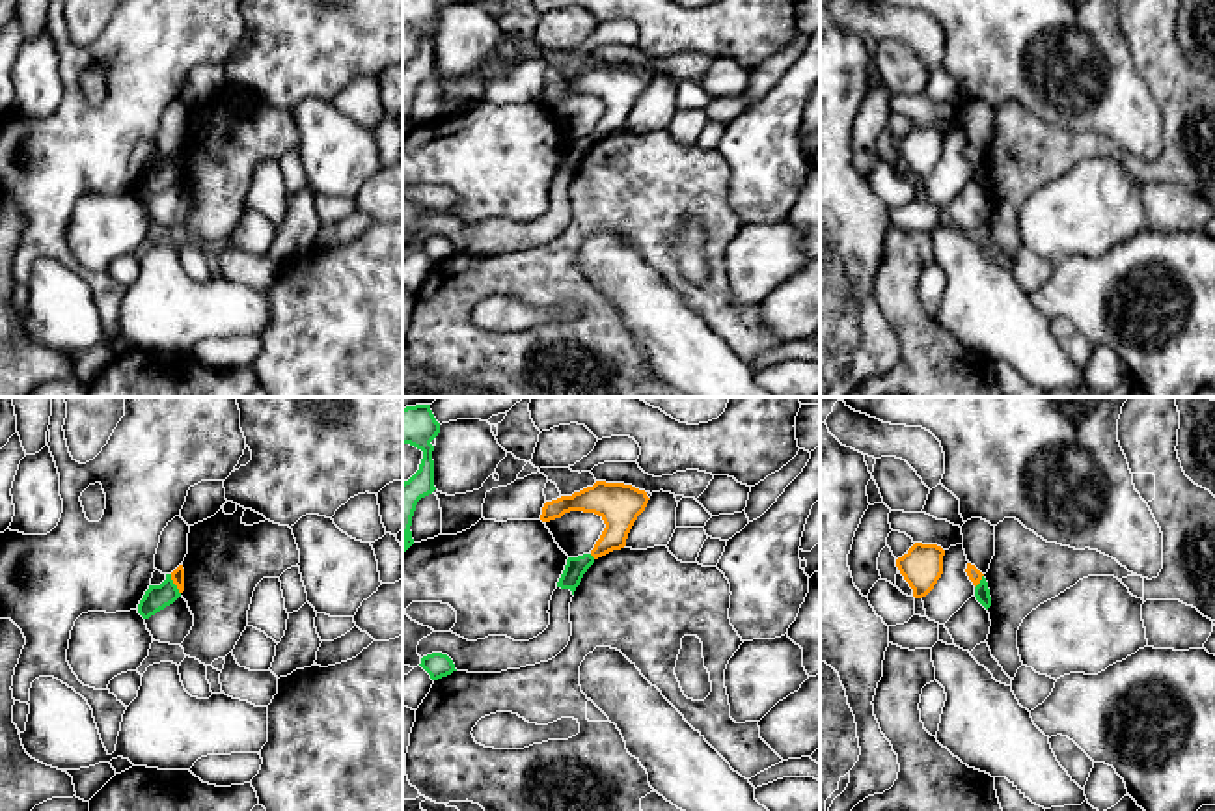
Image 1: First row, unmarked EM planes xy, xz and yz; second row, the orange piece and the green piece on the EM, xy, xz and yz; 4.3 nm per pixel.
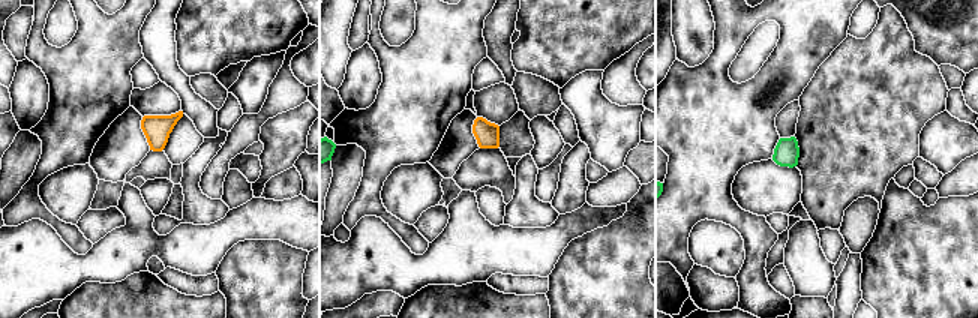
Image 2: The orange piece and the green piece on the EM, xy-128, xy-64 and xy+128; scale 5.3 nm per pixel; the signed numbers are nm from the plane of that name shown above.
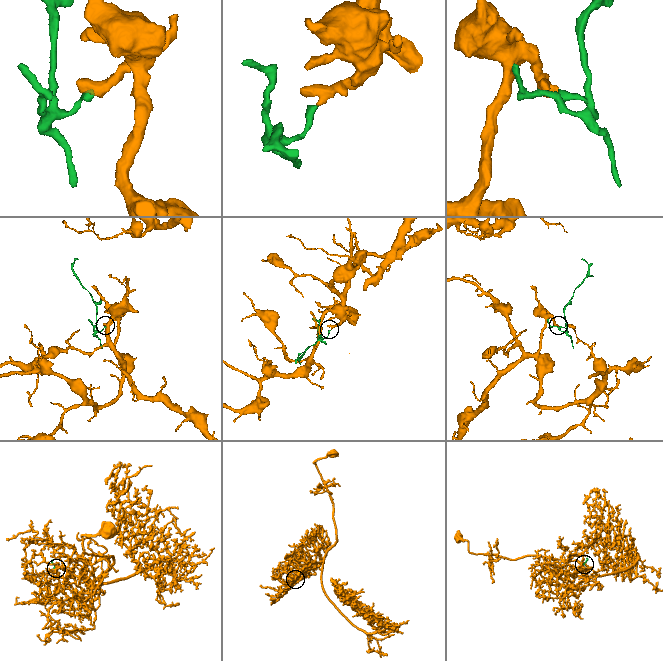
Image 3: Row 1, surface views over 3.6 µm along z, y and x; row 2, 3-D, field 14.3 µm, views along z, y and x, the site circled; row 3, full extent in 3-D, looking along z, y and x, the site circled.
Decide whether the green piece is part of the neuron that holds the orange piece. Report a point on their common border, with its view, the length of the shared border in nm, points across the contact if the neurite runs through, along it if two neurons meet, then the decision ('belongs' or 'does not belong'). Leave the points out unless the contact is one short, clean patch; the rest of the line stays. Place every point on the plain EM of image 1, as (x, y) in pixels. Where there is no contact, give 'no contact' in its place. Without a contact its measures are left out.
xy (174, 164) | 100 nm | along xy (170, 157), (179, 176) | does not belong

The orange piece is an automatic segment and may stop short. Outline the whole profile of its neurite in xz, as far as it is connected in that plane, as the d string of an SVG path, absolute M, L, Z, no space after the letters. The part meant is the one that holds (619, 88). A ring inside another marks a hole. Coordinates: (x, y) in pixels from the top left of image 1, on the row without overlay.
M596 63L593 69L574 75L572 78L546 84L540 103L550 104L570 93L598 97L606 106L591 132L591 138L598 142L626 129L628 116L637 99L645 93L648 82L645 73L632 67Z

